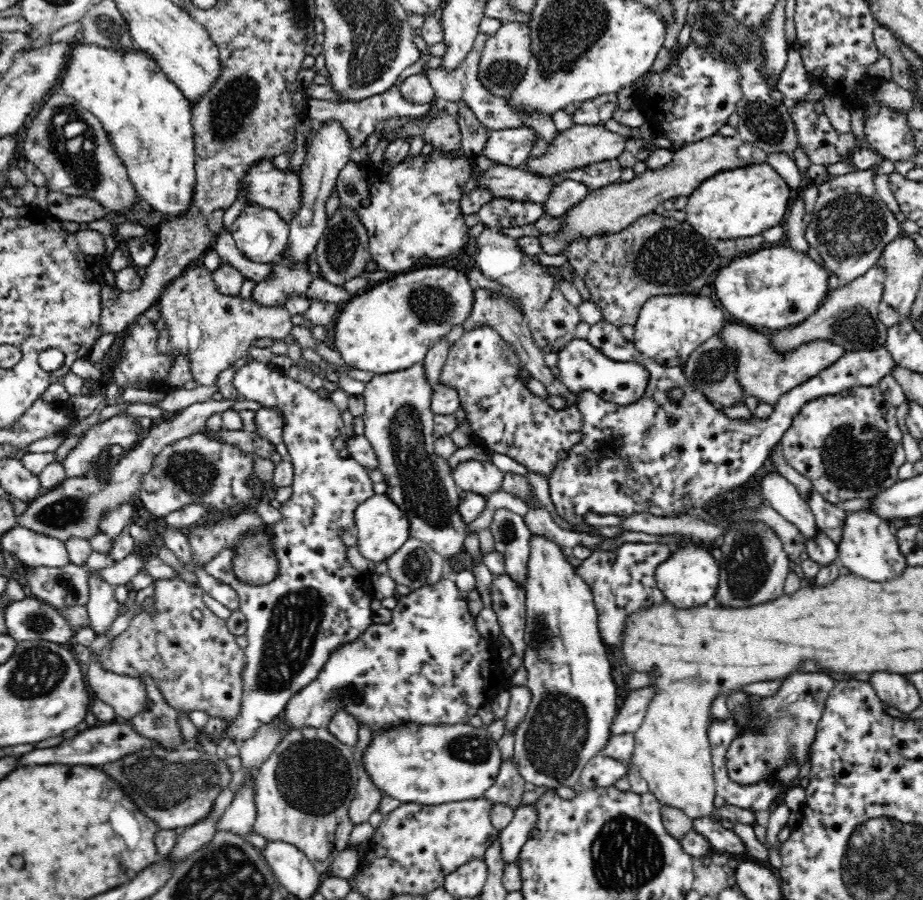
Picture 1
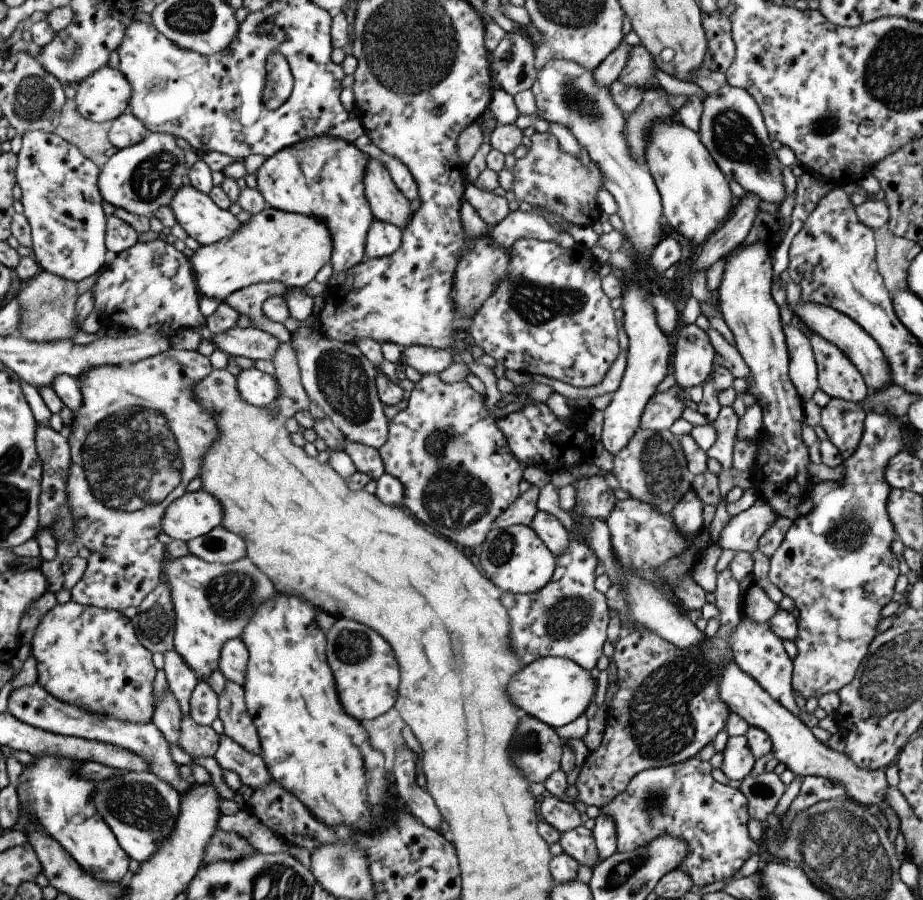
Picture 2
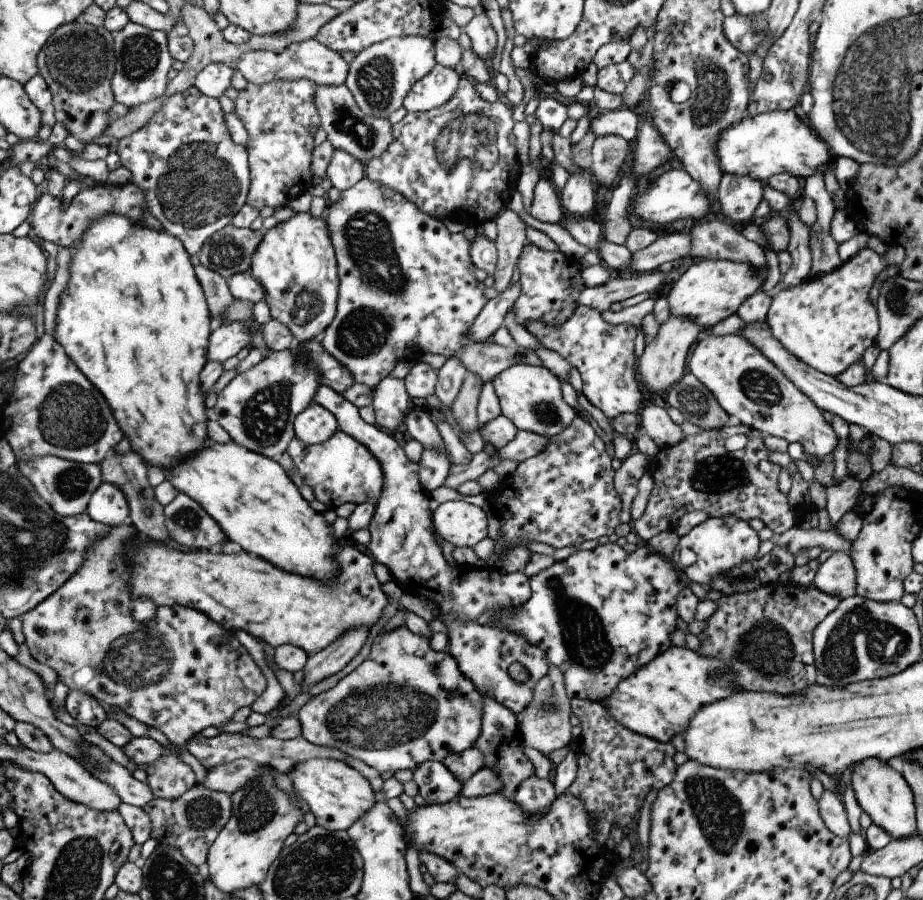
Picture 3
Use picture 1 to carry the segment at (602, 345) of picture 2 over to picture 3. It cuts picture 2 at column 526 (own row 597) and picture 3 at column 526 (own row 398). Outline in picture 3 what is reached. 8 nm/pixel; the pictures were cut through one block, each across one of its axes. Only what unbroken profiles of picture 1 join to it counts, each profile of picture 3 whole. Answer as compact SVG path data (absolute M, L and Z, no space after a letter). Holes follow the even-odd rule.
M526 242L519 250L515 266L519 271L519 297L513 302L512 308L519 328L524 328L531 320L539 320L547 326L563 325L573 314L579 294L585 288L580 278L582 264L568 259L559 251L545 252Z

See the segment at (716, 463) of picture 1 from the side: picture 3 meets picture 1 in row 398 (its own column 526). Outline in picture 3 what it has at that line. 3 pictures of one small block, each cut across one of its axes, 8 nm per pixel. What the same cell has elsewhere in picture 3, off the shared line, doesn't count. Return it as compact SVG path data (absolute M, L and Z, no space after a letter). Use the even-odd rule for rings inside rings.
M319 385L312 403L319 404L333 415L338 431L345 432L357 442L361 442L381 466L383 490L367 528L371 539L366 546L372 560L389 570L392 581L403 593L417 595L438 605L438 620L443 622L447 630L447 653L455 660L459 673L473 684L479 694L491 694L495 702L499 702L518 716L529 704L535 682L547 674L547 660L539 648L531 646L515 632L491 624L479 625L475 620L483 612L509 612L515 606L519 607L523 602L527 602L531 591L525 574L503 573L493 566L479 565L476 569L469 569L456 563L446 564L442 548L437 546L433 538L428 494L417 484L417 463L413 464L405 458L401 446L397 445L390 432L376 425L365 424L358 409L342 398L342 394ZM513 662L517 662L527 671L529 678L525 682L515 682L507 674L507 668ZM533 776L519 784L512 802L521 808L527 820L539 820L541 816L549 814L549 806L555 796L552 782Z

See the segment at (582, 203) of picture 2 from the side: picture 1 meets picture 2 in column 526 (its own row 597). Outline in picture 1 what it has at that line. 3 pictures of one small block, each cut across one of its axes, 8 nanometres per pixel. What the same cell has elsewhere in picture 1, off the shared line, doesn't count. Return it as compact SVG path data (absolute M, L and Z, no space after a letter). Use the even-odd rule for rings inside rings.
M177 576L170 579L158 579L154 584L155 594L152 596L152 604L145 604L144 600L138 605L134 615L128 622L127 628L94 655L96 662L104 671L111 673L128 675L142 680L150 677L154 681L154 685L158 687L158 691L162 693L164 701L177 711L189 713L196 710L204 710L210 716L220 716L222 720L226 720L228 723L228 720L232 720L240 712L240 698L242 698L242 677L240 677L240 674L242 674L242 666L244 666L244 653L242 653L242 648L236 643L236 635L228 631L224 619L218 617L211 609L206 607L204 601L202 601L202 595L204 594L202 587L193 586Z

